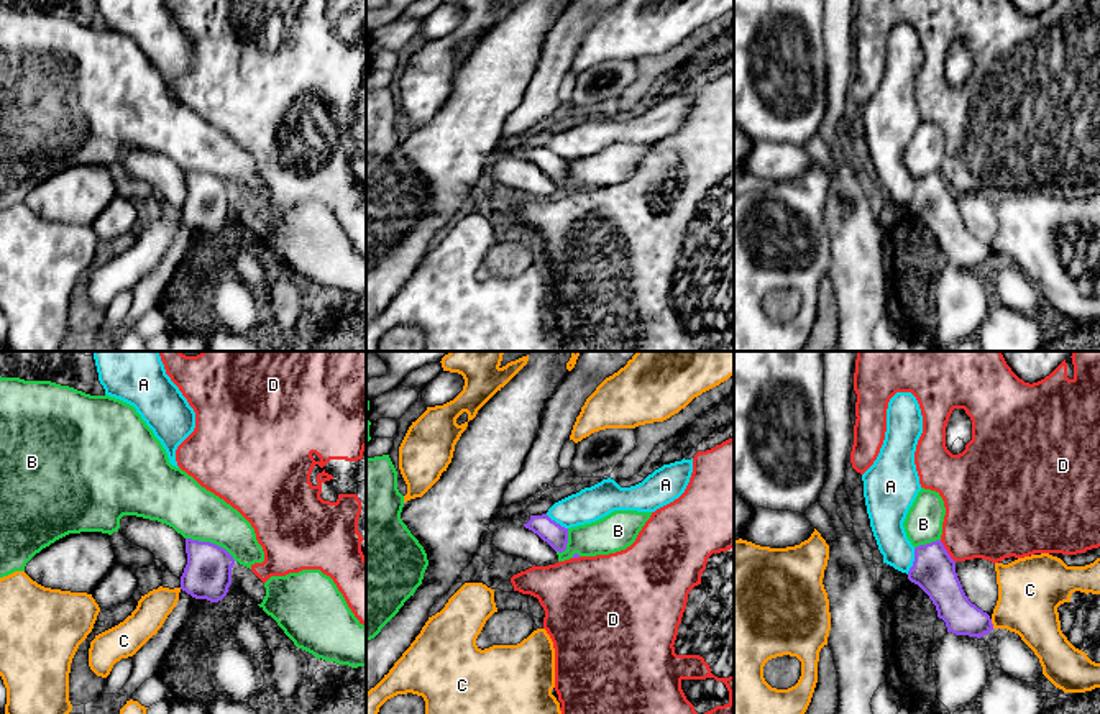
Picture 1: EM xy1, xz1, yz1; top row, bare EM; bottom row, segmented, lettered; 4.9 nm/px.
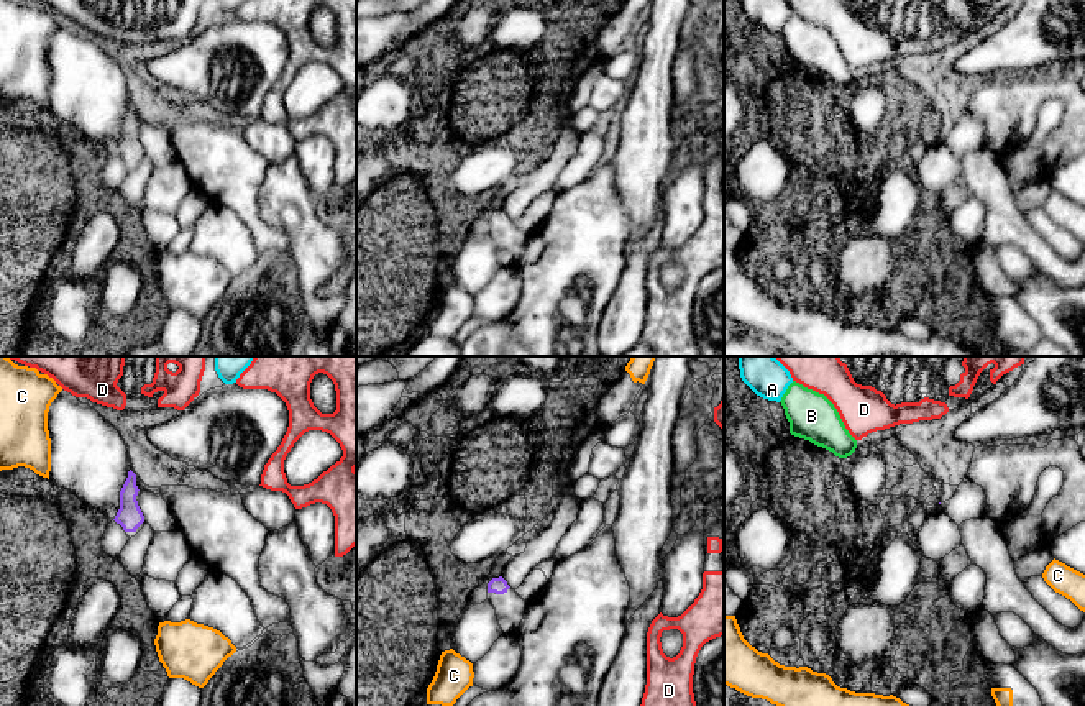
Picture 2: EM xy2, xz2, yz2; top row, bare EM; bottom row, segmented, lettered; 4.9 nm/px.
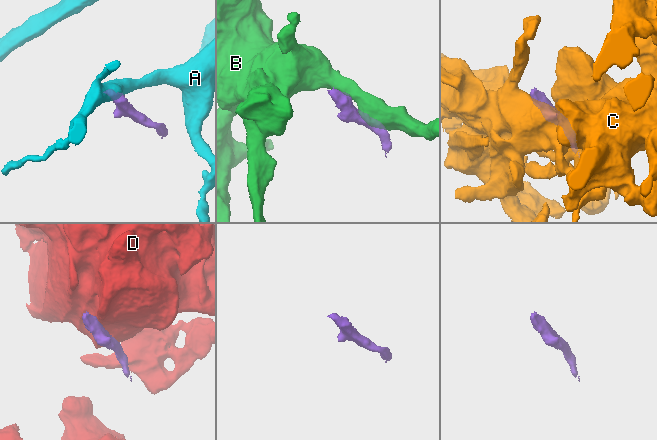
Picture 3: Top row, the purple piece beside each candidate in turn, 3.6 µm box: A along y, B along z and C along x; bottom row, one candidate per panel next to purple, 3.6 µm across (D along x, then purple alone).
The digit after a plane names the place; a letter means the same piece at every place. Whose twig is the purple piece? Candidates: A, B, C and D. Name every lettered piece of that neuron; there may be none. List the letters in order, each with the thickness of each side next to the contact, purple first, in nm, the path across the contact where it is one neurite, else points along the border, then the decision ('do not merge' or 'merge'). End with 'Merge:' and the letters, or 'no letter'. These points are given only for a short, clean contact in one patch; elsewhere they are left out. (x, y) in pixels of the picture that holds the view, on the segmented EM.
A: 220 nm thick on the purple side, 160 nm on the other; border along yz1 (915, 549), (915, 558), (907, 573); do not merge
B: 240 nm thick on the purple side, 260 nm on the other; border along xy1 (186, 537), (214, 542), (235, 560); do not merge
C: 170 nm thick on the purple side, 320 nm on the other; do not merge
D: 220 nm thick on the purple side, 380 nm on the other; do not merge
Merge: no letter

